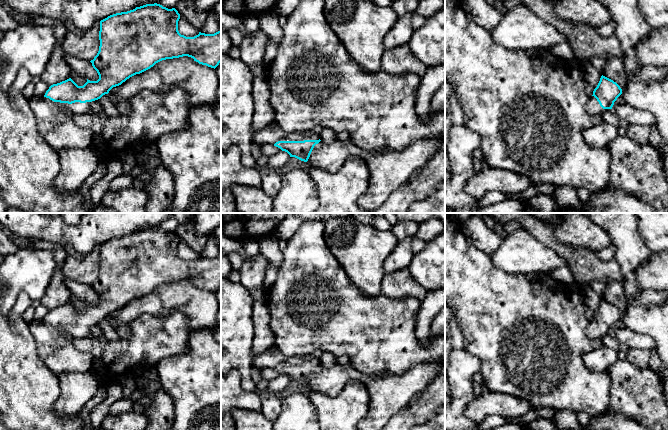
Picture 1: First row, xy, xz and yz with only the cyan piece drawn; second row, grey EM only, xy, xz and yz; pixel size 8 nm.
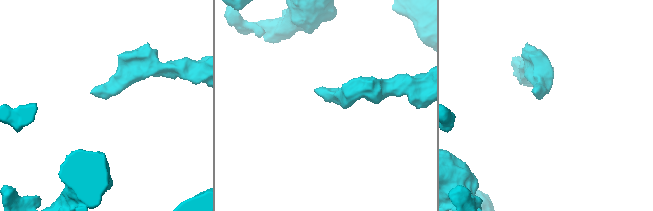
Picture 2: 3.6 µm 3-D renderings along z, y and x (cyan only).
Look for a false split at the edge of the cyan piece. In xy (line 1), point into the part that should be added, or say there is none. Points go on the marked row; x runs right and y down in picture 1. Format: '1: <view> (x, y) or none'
1: xy (54, 120)

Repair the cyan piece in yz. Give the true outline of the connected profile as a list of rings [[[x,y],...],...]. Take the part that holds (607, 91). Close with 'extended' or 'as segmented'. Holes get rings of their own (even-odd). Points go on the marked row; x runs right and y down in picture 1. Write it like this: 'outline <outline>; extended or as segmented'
outline [[[601,76],[593,95],[588,98],[586,112],[590,116],[599,115],[604,109],[612,109],[614,102],[622,94],[622,89],[613,80]]]; extended

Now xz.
outline [[[275,120],[265,128],[254,133],[253,143],[259,148],[274,145],[295,157],[307,162],[316,144],[320,142],[319,135],[312,131],[286,132]]]; extended

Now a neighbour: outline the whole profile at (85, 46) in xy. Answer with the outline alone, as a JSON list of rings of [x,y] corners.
[[[99,21],[95,22],[91,29],[84,31],[82,34],[75,34],[68,31],[61,48],[67,55],[91,61],[99,51],[99,31]]]

